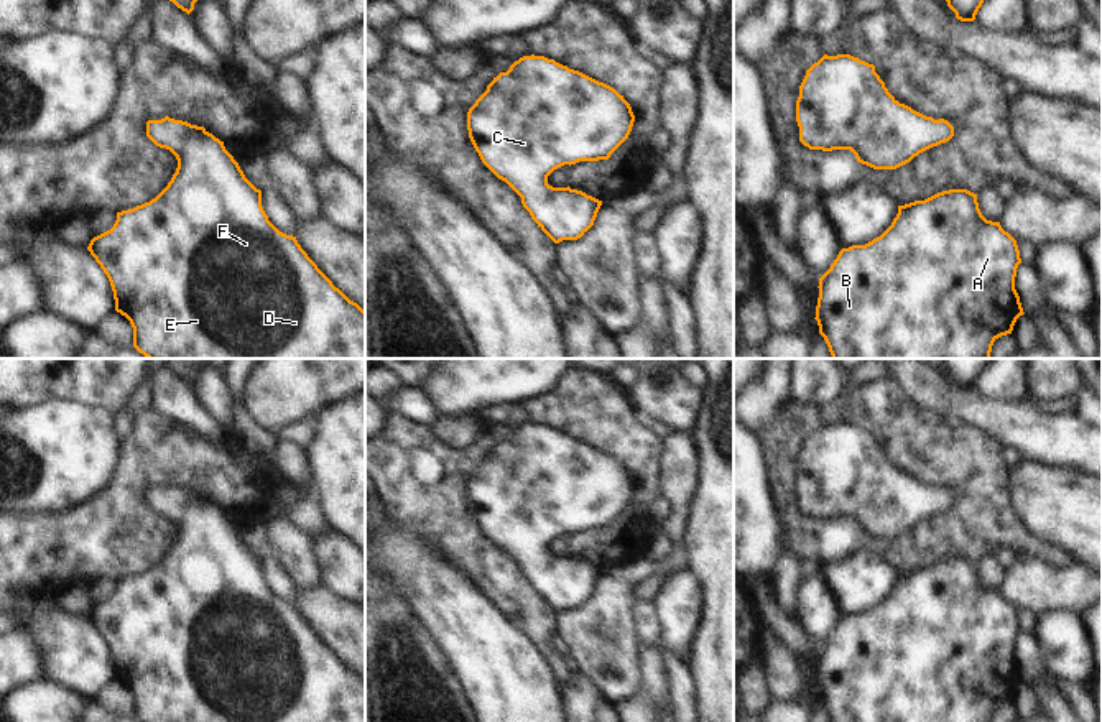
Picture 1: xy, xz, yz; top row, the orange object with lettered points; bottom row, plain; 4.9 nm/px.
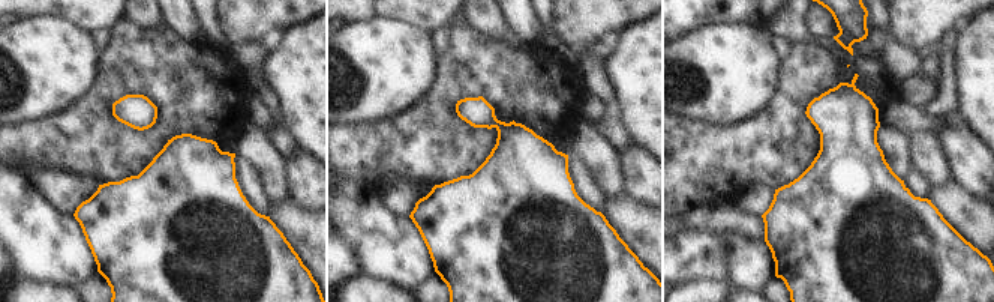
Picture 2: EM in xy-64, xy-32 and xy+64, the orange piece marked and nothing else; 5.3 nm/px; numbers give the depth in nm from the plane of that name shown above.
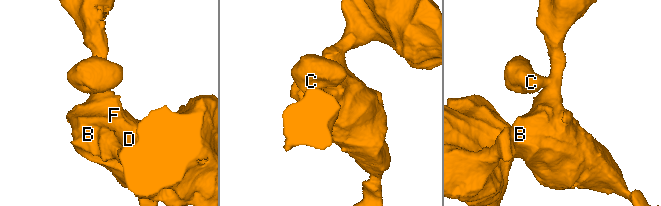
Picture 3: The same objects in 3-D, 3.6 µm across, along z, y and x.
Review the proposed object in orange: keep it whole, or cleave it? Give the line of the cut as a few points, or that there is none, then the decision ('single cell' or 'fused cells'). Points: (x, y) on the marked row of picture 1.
no cut | single cell

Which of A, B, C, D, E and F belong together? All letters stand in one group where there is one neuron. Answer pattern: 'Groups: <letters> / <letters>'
Groups: A B C D E F.

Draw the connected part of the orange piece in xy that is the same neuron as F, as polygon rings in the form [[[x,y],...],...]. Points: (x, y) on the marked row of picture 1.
[[[169,118],[146,122],[146,137],[160,148],[169,150],[178,168],[168,186],[150,202],[117,212],[113,227],[94,237],[87,247],[107,275],[115,311],[125,316],[133,327],[133,347],[146,359],[365,359],[365,311],[350,301],[301,248],[296,237],[280,232],[262,207],[262,191],[243,174],[238,163],[225,150],[224,141],[204,127]]]

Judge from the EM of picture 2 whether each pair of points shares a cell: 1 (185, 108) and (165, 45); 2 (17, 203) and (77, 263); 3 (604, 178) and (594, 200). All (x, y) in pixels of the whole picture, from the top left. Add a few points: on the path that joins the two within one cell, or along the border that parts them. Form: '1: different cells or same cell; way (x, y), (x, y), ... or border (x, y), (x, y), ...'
1: same cell; way (191, 93), (191, 71), (180, 60)
2: same cell; way (32, 218), (62, 248)
3: different cells; border (579, 158), (604, 197)

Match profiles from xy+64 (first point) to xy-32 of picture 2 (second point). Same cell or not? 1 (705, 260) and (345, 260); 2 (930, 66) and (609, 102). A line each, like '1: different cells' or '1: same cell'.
1: same cell
2: same cell

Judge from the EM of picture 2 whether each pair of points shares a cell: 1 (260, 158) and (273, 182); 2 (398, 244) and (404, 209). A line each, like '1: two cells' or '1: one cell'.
1: one cell
2: two cells

